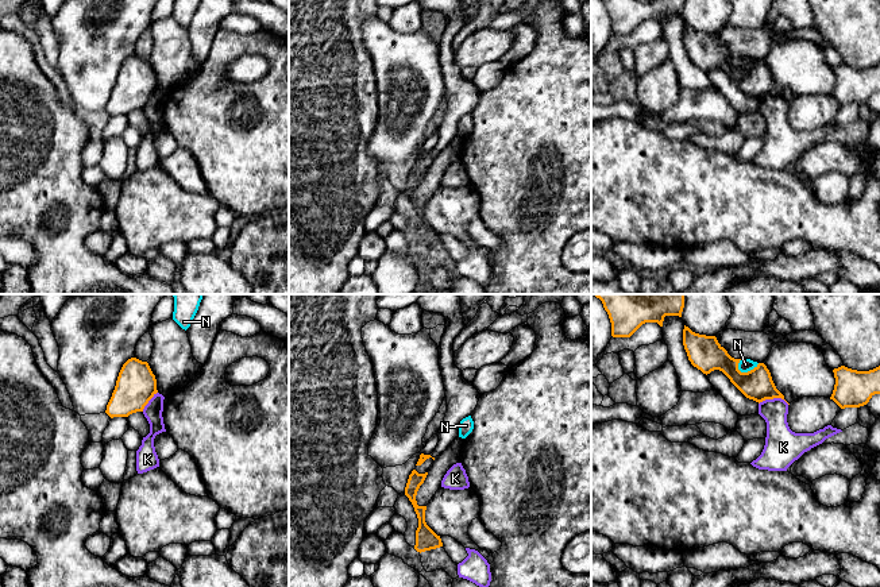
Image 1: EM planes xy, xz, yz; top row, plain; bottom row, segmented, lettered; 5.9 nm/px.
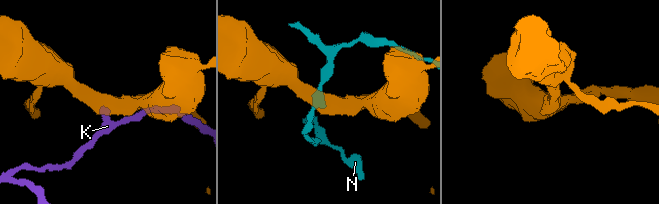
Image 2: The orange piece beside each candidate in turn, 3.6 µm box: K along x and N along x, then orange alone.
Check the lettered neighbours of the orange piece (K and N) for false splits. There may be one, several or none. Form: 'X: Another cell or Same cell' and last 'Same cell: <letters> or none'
K: Another cell
N: Another cell
Same cell: none

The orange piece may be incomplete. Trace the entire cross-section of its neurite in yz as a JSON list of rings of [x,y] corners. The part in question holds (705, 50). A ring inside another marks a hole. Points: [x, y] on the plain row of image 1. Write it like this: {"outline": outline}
{"outline": [[[684,23],[683,43],[694,65],[706,73],[714,67],[722,69],[746,96],[759,101],[773,96],[784,97],[764,61],[759,61],[748,70],[741,70],[738,67],[741,57],[732,55],[715,34],[695,31]]]}

